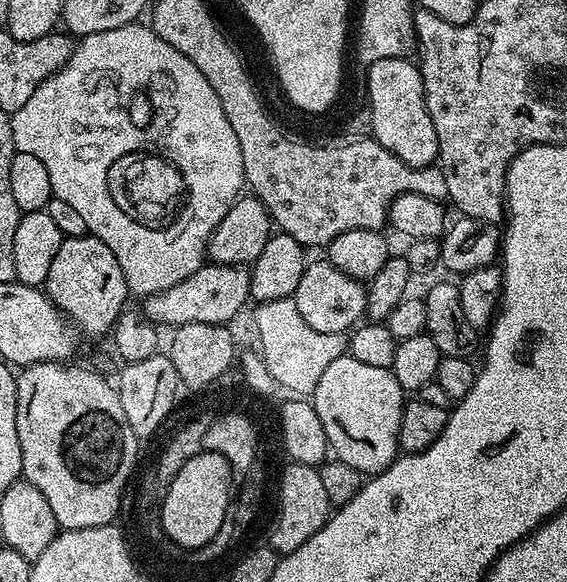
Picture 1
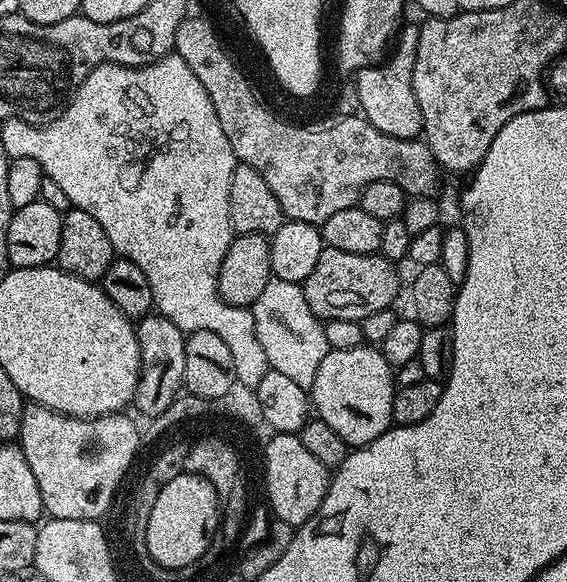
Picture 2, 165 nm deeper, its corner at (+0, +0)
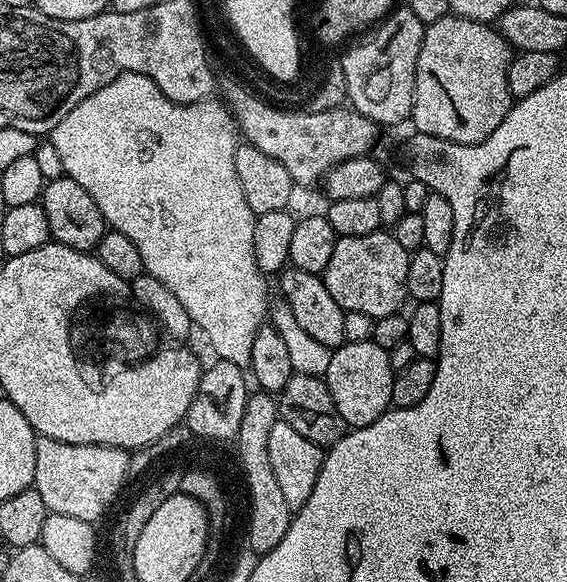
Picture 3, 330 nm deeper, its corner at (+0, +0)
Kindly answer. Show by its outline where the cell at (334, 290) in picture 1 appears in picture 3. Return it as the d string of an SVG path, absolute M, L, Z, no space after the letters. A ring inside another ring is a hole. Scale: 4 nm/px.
M388 230L361 236L341 236L334 246L334 254L330 254L330 262L324 267L322 279L326 290L330 290L330 298L334 298L334 302L338 302L338 306L345 312L357 312L373 318L394 314L400 312L403 309L404 300L409 299L406 286L409 255L402 246L398 246L398 242Z

